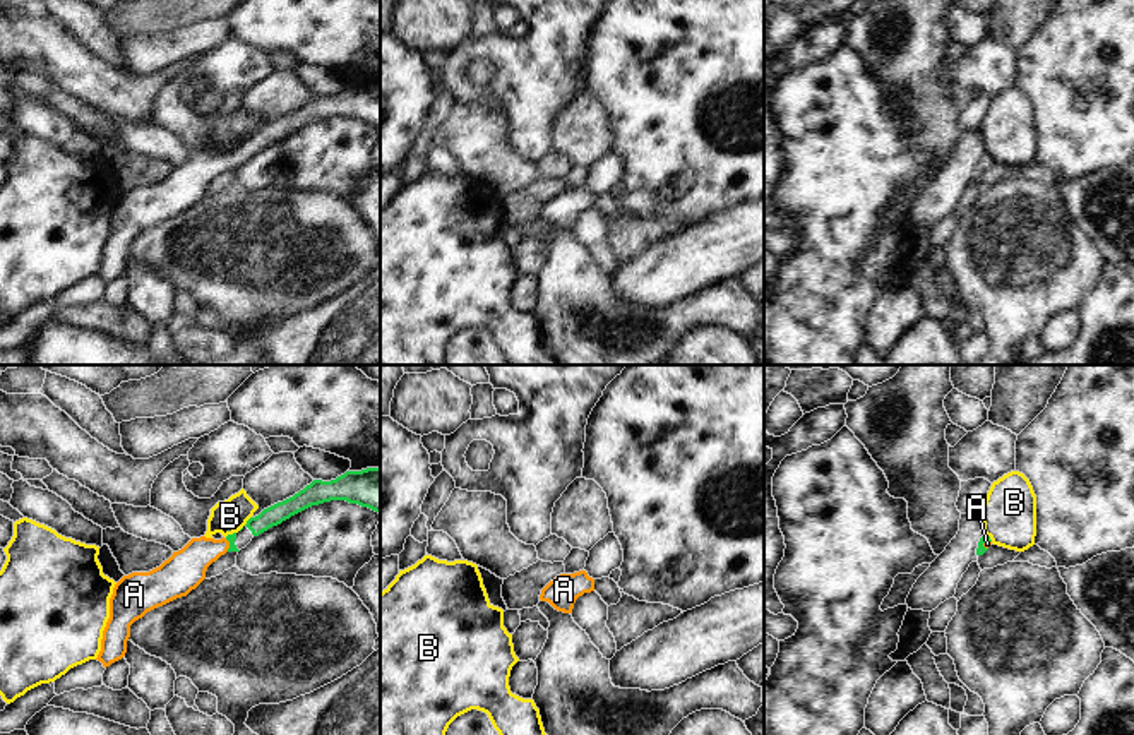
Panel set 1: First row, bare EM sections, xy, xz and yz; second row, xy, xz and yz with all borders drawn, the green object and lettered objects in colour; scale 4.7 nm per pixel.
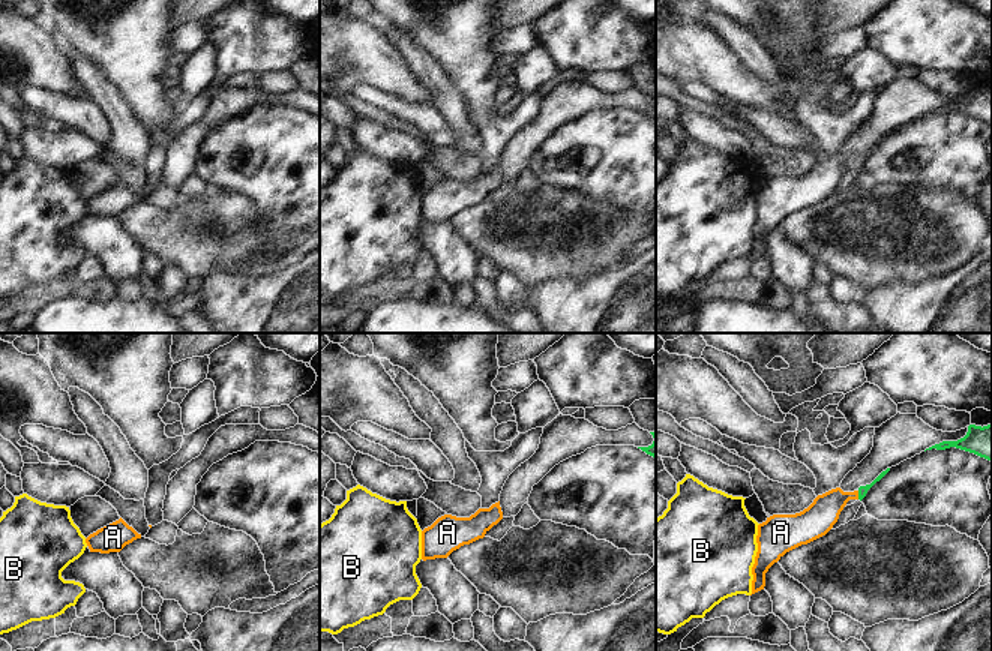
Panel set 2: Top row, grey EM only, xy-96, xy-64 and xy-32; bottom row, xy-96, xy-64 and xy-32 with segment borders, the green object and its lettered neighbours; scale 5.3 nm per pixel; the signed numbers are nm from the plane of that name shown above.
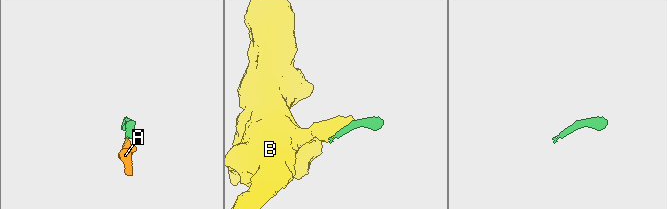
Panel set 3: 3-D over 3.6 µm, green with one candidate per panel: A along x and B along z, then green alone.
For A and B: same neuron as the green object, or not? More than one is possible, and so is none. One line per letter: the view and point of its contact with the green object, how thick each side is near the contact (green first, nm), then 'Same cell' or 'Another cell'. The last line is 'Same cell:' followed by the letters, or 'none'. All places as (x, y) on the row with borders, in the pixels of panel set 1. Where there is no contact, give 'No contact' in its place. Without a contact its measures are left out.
A: Touches green at yz (985, 540). Thickness 50 nm (green) against 30 nm. Same cell
B: Touches green at xy (247, 523). Thickness 90 nm (green) against 160 nm. Another cell
Same cell: A

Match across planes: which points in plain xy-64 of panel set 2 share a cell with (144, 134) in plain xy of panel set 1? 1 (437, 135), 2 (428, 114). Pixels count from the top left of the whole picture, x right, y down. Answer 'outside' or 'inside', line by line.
1: inside
2: inside

